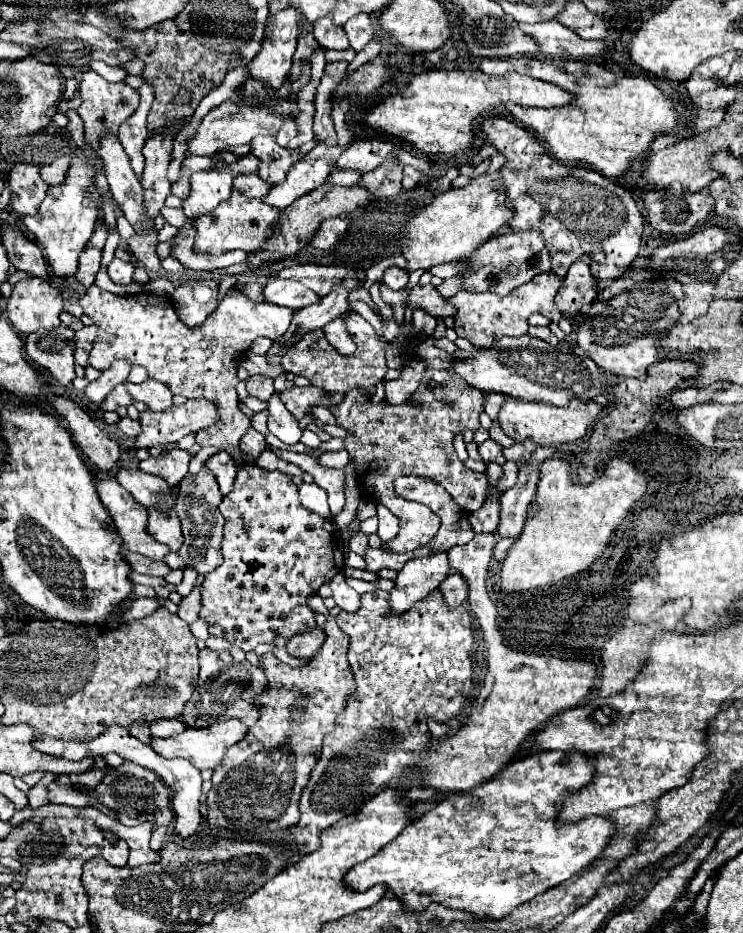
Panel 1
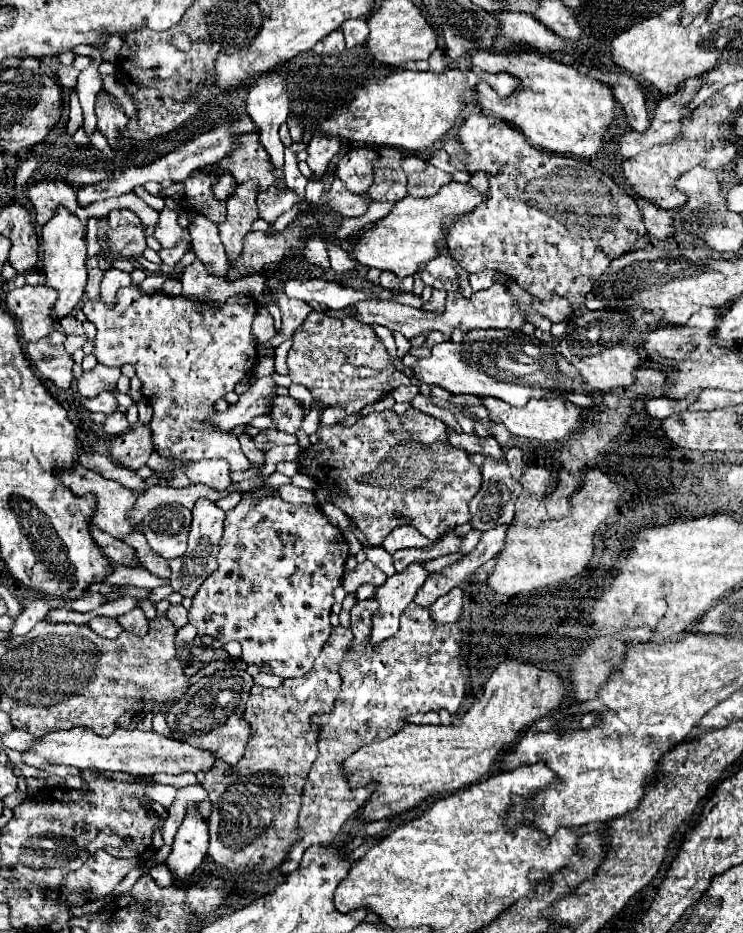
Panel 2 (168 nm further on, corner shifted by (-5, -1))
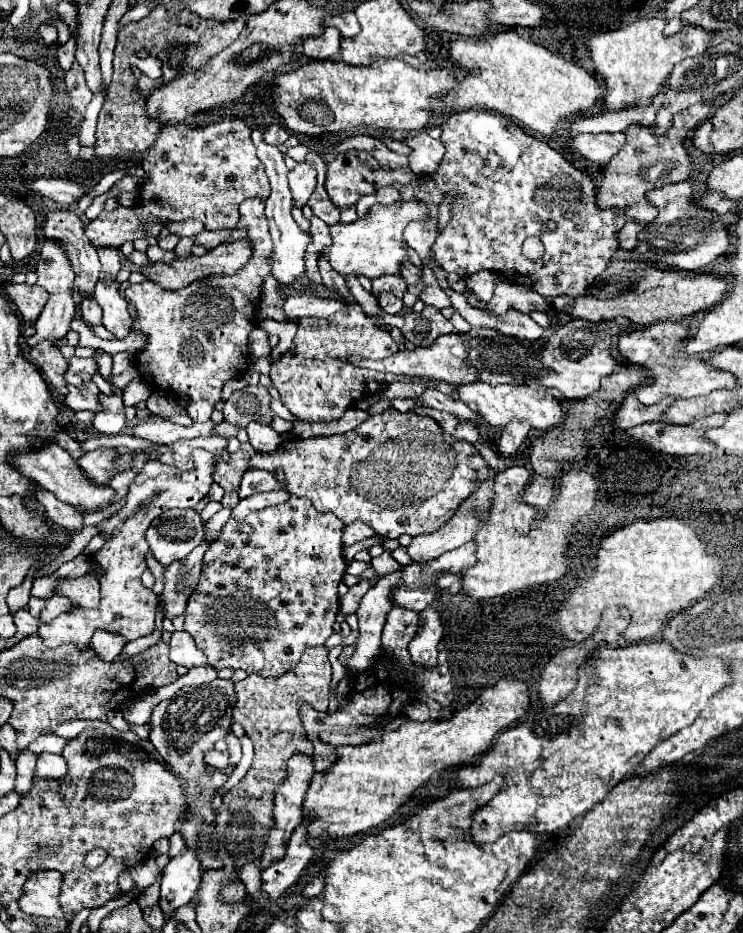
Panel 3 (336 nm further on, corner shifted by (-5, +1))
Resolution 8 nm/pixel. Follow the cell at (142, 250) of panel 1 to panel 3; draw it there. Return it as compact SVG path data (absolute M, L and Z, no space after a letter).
M105 246L105 248L97 248L99 252L99 260L101 260L101 276L111 280L117 276L119 268L121 268L121 252L117 248L111 248L111 246Z

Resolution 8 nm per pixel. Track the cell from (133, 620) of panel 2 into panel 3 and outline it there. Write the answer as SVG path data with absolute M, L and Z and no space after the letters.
M201 448L193 450L193 464L195 464L195 468L191 472L179 472L179 468L161 464L159 460L149 460L143 466L143 470L137 474L137 478L129 486L127 502L121 508L121 512L99 524L101 532L111 536L107 540L107 544L93 554L93 560L99 564L99 572L101 572L101 578L99 578L99 582L101 582L101 606L97 610L87 610L87 608L69 610L65 614L57 616L47 626L41 624L39 626L39 636L43 638L47 648L57 648L63 642L75 642L79 648L85 648L91 642L91 636L93 636L93 632L97 628L103 628L103 630L109 630L109 632L119 632L129 642L135 640L135 638L141 638L141 636L149 636L155 630L155 604L157 604L157 596L155 596L153 590L147 590L141 584L141 574L147 570L145 554L149 552L149 544L145 540L145 530L149 528L151 520L157 518L167 508L195 508L195 504L209 492L209 488L213 484L213 466L215 466L215 460L213 460L211 452L205 452Z

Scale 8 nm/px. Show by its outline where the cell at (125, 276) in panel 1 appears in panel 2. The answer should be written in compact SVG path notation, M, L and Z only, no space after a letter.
M107 270L103 274L103 280L101 280L101 300L105 302L105 306L113 308L115 306L115 294L121 286L129 286L131 284L131 276L127 272L121 272L121 270Z

